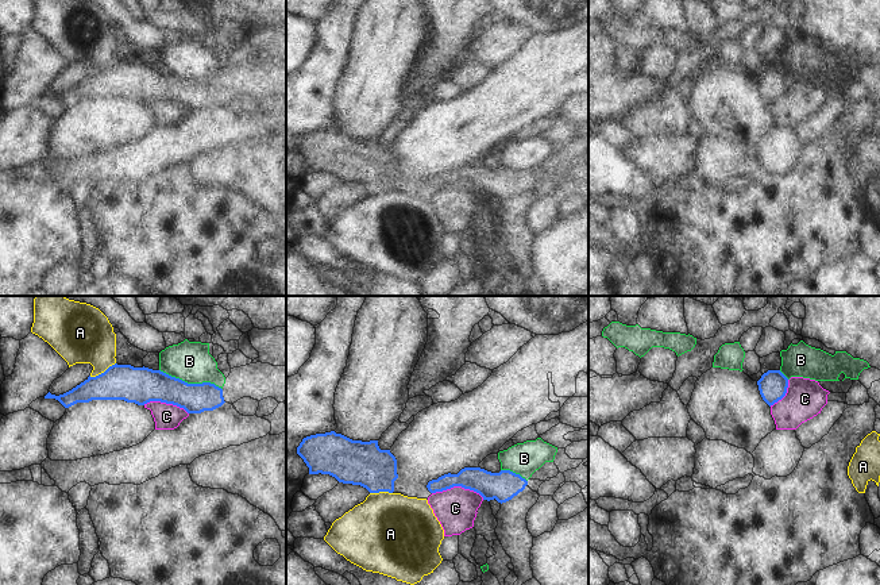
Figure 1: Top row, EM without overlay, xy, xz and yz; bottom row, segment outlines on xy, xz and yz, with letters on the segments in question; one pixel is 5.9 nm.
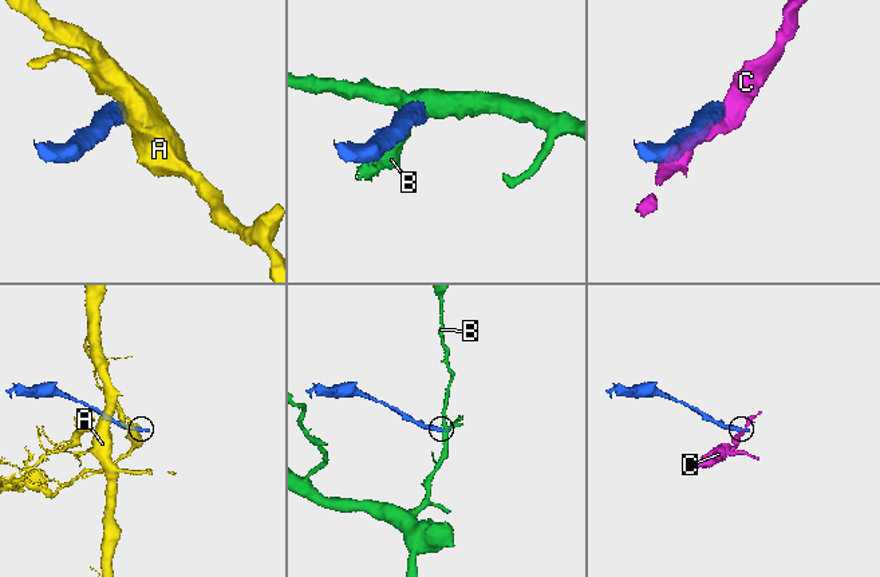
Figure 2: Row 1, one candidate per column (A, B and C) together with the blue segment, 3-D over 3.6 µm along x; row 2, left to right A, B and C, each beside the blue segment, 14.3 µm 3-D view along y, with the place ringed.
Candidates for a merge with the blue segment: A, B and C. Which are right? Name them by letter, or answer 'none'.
none

